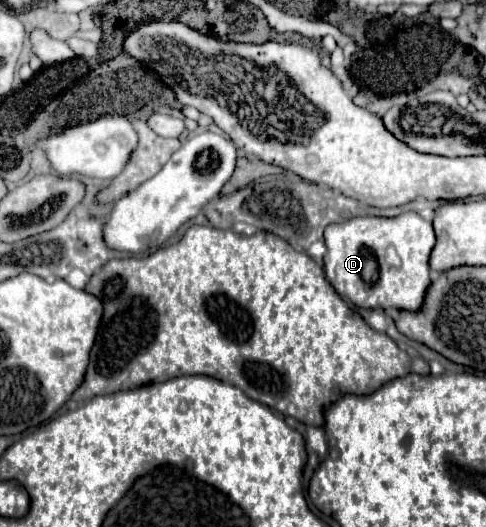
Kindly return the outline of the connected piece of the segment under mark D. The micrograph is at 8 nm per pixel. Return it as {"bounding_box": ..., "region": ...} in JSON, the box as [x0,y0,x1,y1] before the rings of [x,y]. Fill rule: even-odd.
{"bounding_box":[324,212,434,310],"region":[[[416,212],[398,216],[356,216],[348,222],[328,224],[324,230],[326,254],[324,270],[334,290],[360,308],[396,308],[418,310],[430,284],[428,258],[434,248],[434,228]],[[388,248],[396,250],[396,262],[390,260]]]}

